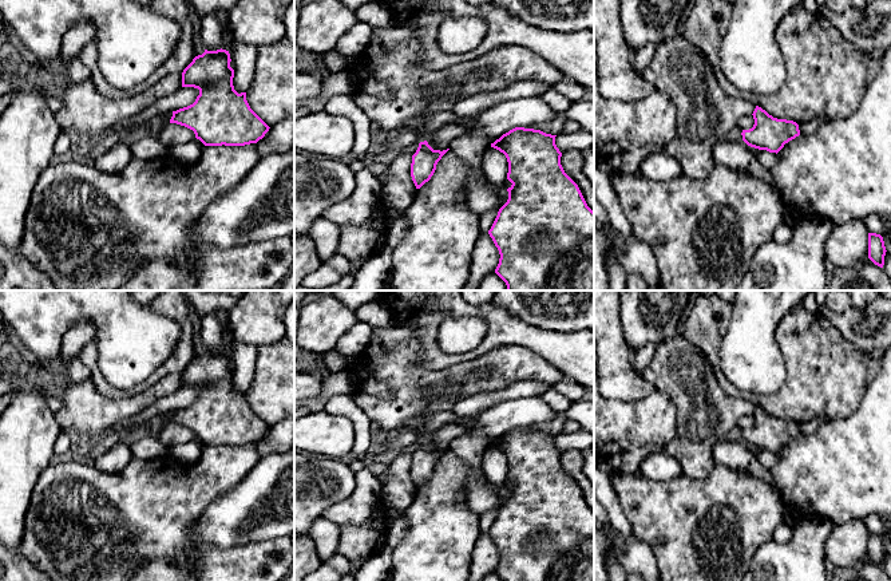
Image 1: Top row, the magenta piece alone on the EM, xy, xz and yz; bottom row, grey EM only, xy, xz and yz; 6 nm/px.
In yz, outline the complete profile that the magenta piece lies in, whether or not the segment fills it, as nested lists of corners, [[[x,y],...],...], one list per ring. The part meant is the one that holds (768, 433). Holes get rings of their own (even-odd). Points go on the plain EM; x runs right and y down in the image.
[[[759,406],[752,415],[753,427],[741,432],[742,440],[751,447],[777,454],[785,443],[800,435],[796,422],[773,418]]]

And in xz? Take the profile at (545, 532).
[[[515,427],[491,443],[506,455],[507,479],[512,483],[507,489],[507,502],[488,530],[500,554],[495,573],[503,581],[594,581],[594,511],[578,485],[565,473],[555,436],[540,430]]]

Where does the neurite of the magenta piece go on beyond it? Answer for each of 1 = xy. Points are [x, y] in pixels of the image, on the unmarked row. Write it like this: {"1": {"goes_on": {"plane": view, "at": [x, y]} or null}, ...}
{"1": {"goes_on": null}}

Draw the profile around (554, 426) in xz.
[[[558,412],[551,420],[544,423],[538,423],[532,426],[527,426],[524,428],[540,430],[546,434],[558,435],[563,430],[565,418]]]

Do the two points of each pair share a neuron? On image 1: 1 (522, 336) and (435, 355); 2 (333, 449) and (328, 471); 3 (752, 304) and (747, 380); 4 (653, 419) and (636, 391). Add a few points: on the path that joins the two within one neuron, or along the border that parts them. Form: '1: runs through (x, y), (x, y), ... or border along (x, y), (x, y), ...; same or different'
1: runs through (501, 336), (495, 336), (471, 355), (456, 358); same
2: border along (308, 453), (328, 459), (339, 459); different
3: runs through (752, 323), (751, 362); same
4: border along (654, 388), (636, 400), (609, 398); different

